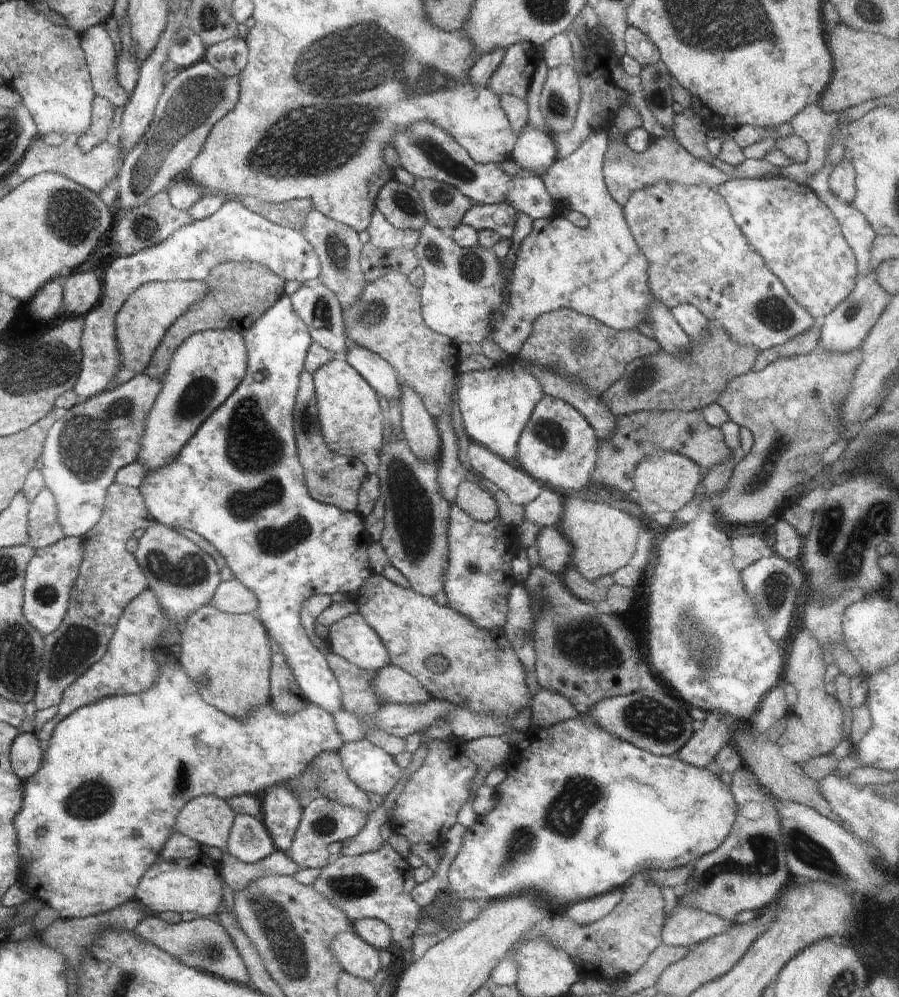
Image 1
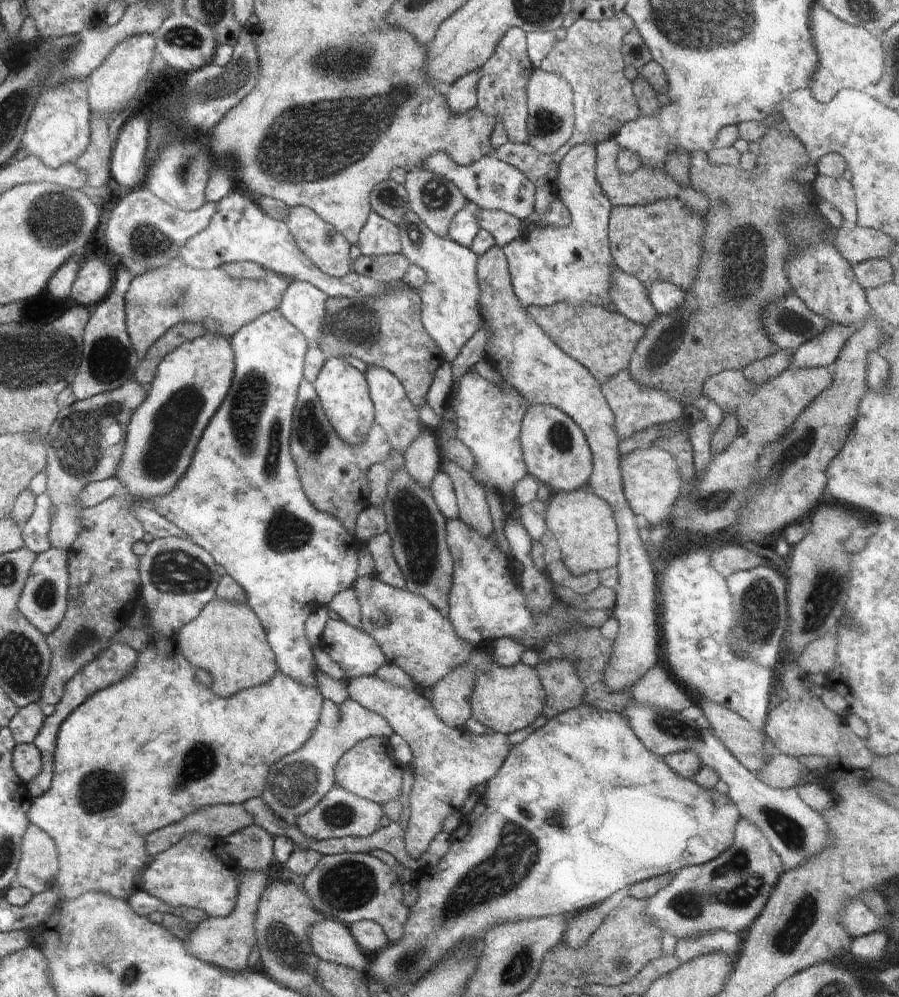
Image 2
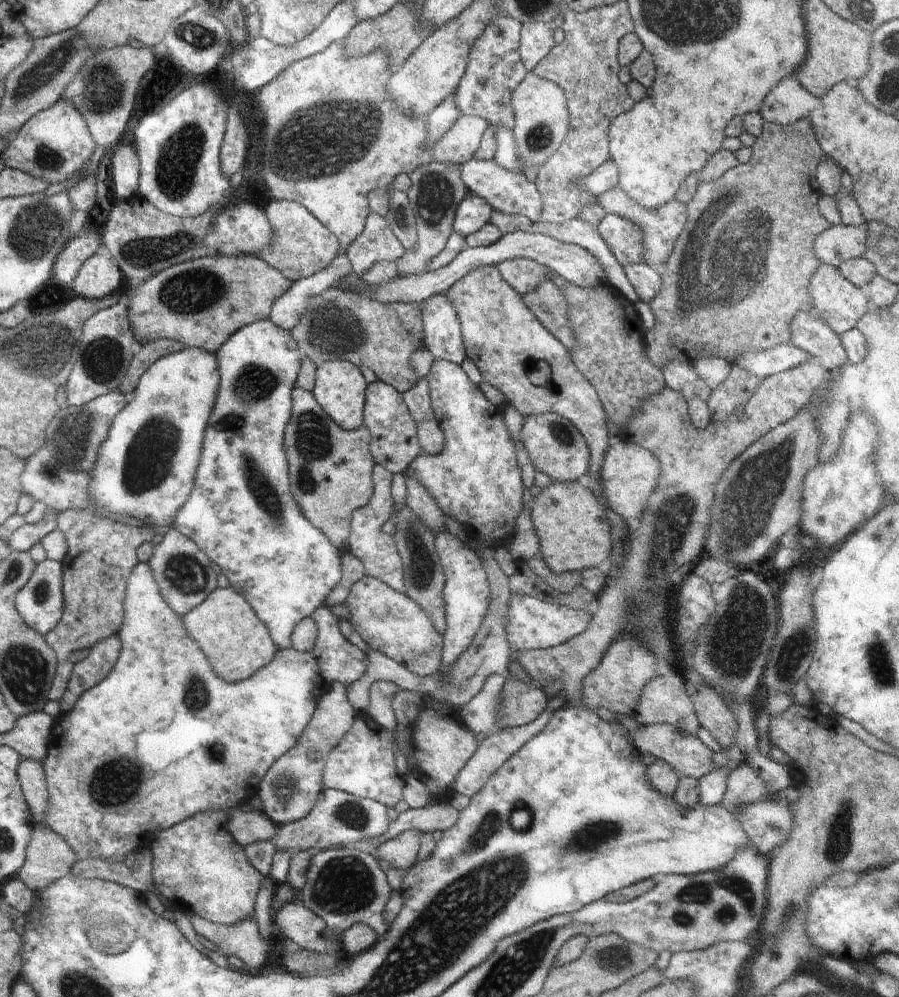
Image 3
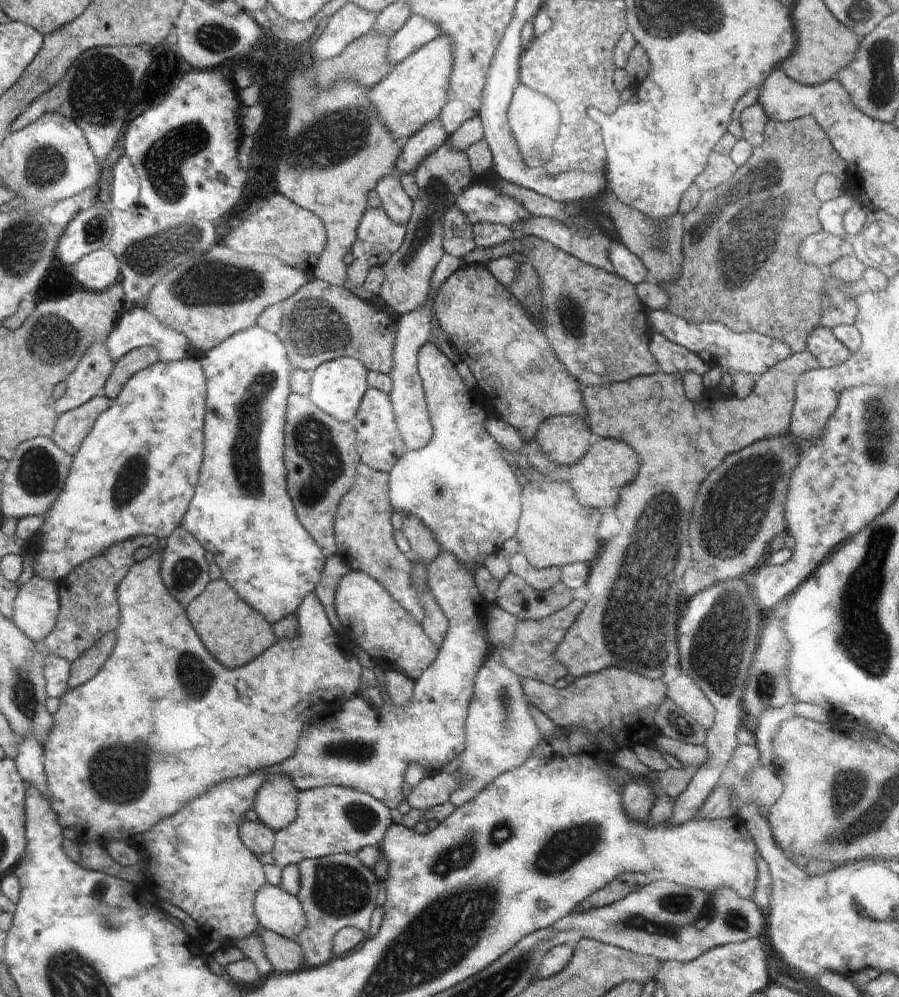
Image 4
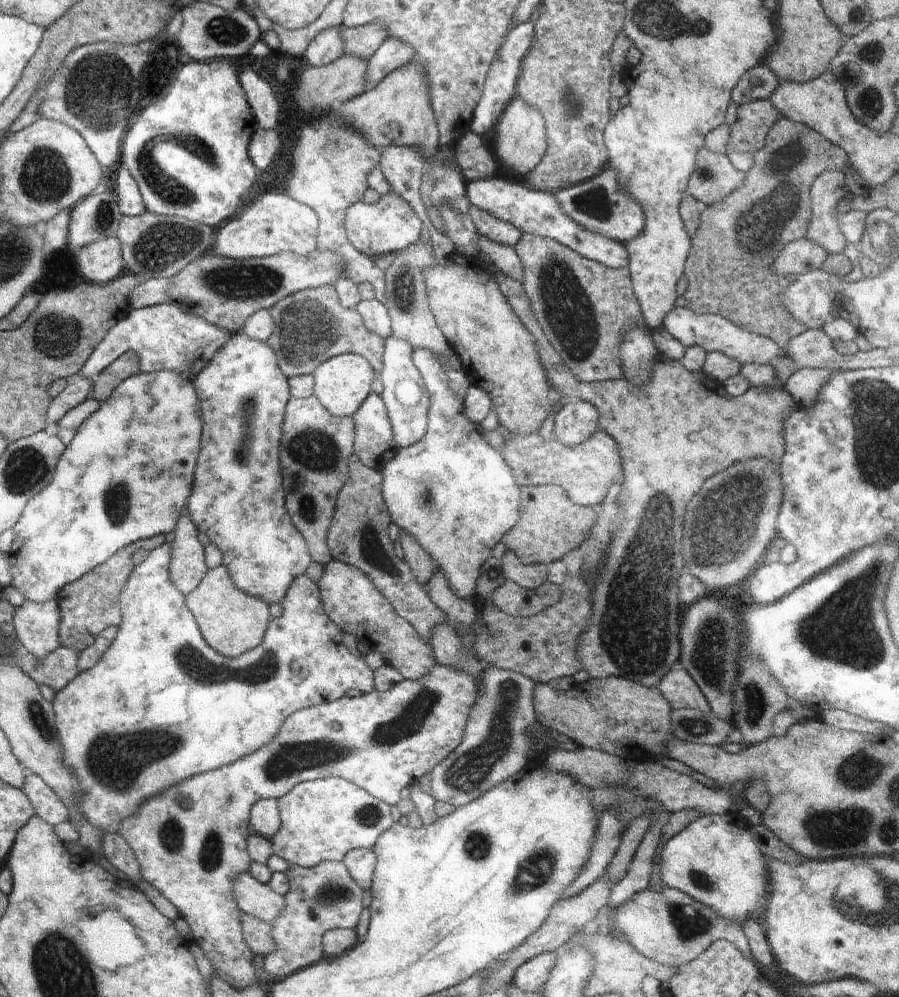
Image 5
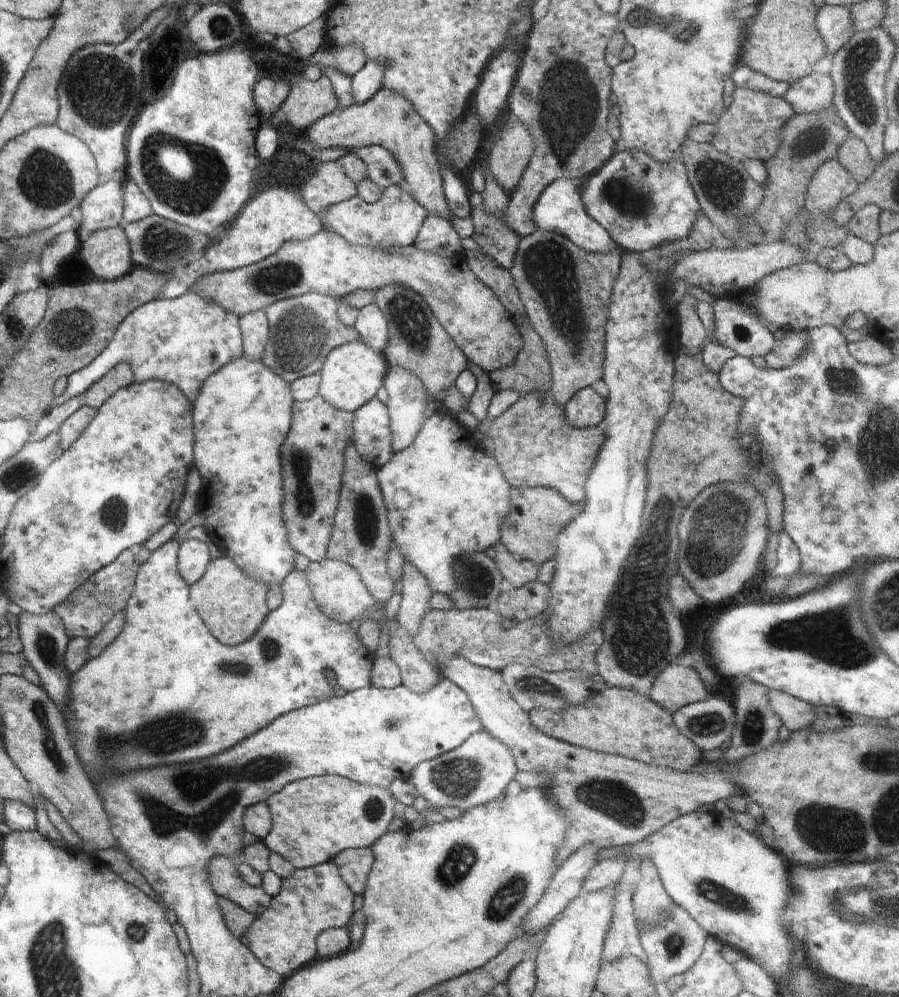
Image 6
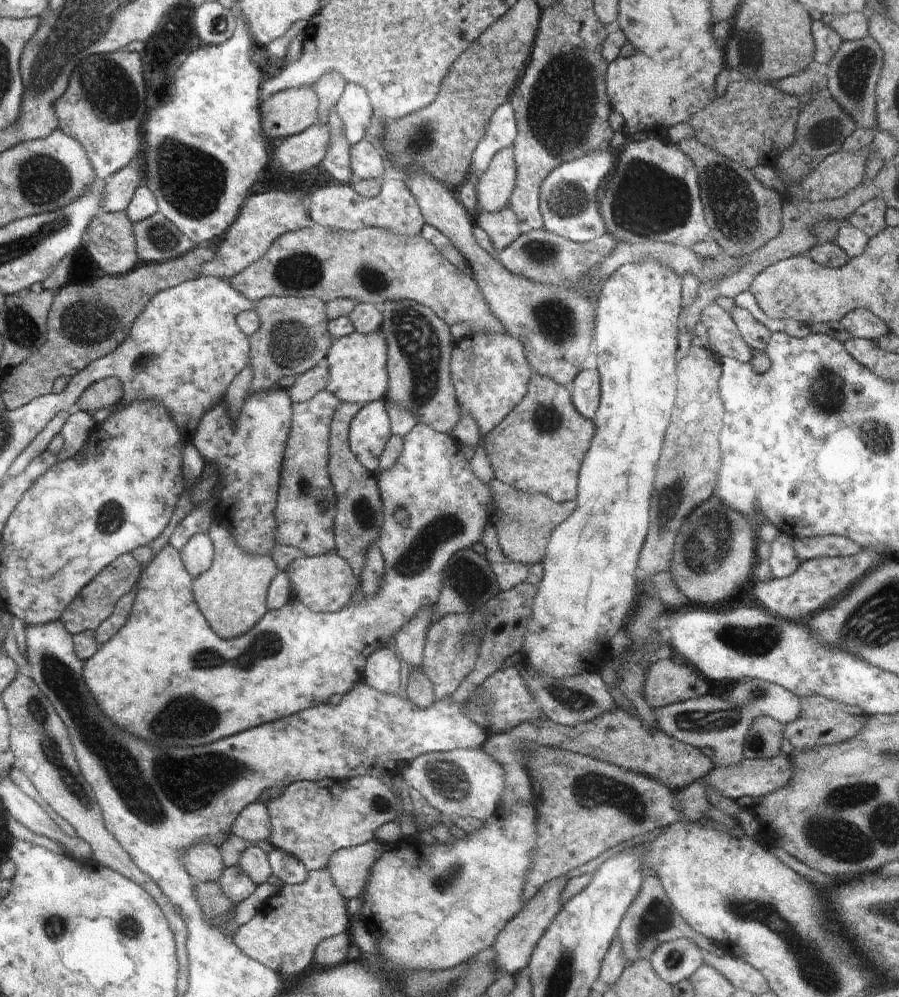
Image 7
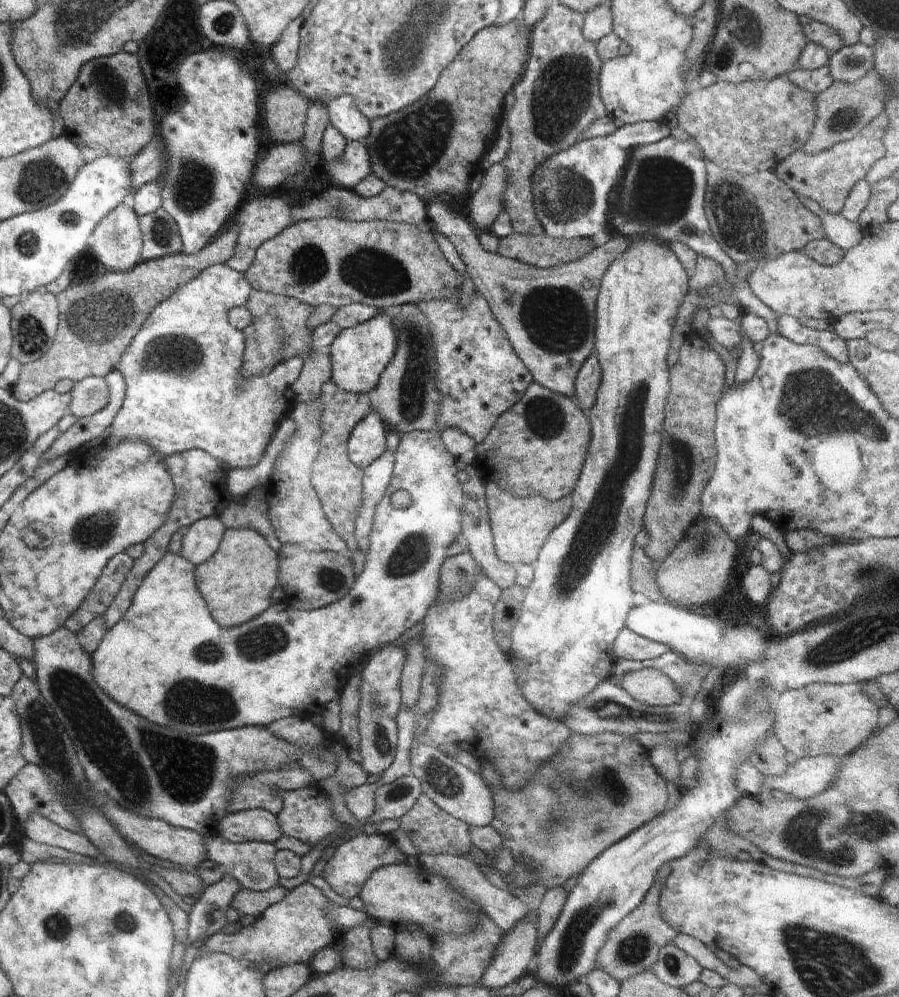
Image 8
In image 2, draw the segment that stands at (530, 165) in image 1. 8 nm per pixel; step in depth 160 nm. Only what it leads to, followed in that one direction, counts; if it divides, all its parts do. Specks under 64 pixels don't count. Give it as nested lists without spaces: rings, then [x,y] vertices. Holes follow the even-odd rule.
[[[518,27],[508,29],[497,43],[493,55],[480,68],[481,77],[477,84],[476,108],[487,117],[498,117],[504,123],[508,138],[513,143],[529,144],[526,87],[534,70],[527,55],[526,33]]]

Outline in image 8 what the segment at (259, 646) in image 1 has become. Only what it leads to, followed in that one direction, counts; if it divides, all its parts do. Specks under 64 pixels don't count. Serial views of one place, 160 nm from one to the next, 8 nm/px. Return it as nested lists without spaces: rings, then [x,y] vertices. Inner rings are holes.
[[[226,529],[218,551],[207,562],[195,568],[195,580],[210,614],[220,626],[238,627],[263,614],[272,604],[273,589],[279,585],[279,563],[277,553],[266,543],[258,532],[251,529]]]

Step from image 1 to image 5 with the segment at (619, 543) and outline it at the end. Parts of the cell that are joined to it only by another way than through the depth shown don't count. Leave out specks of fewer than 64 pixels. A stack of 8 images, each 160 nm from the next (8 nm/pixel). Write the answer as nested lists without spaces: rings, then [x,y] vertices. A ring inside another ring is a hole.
[[[544,484],[521,486],[519,517],[516,526],[509,530],[502,542],[525,564],[548,564],[561,559],[581,542],[592,522],[596,522],[596,509],[573,503],[560,485]]]

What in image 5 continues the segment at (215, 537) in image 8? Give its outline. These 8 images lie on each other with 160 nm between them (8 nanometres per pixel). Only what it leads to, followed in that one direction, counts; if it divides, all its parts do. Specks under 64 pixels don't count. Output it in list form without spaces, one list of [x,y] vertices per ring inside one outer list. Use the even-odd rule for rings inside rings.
[[[186,516],[180,518],[173,530],[174,539],[170,544],[171,561],[169,573],[173,585],[184,595],[197,589],[207,571],[205,548],[198,539],[198,532]]]

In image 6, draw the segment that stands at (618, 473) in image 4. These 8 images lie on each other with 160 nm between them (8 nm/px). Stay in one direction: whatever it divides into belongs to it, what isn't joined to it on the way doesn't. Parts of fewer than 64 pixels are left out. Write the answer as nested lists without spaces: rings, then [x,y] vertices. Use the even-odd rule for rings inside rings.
[[[534,392],[524,395],[521,399],[519,398],[512,407],[508,407],[508,410],[504,411],[504,414],[493,418],[487,428],[487,434],[489,438],[494,442],[495,448],[495,459],[497,465],[500,467],[504,478],[509,482],[510,486],[520,487],[550,487],[556,489],[568,502],[580,503],[585,502],[585,484],[592,472],[593,466],[595,465],[596,459],[598,458],[600,449],[602,448],[603,442],[606,438],[606,430],[603,425],[596,425],[595,427],[577,429],[571,427],[565,419],[565,414],[562,407],[558,407],[552,398],[546,398],[546,393]]]

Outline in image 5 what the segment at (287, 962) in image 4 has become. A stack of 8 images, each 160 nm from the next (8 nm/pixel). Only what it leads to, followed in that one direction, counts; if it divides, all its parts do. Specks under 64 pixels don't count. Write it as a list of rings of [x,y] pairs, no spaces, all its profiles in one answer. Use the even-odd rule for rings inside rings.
[[[244,913],[241,918],[244,940],[253,954],[267,957],[275,950],[276,943],[271,935],[271,924]]]

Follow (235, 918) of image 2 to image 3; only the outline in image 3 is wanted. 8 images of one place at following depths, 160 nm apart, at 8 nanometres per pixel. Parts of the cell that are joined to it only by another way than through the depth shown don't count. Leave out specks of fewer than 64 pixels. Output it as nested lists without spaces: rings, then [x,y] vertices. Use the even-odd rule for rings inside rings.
[[[189,915],[191,926],[198,936],[210,940],[222,956],[236,956],[246,964],[246,970],[261,972],[267,962],[267,944],[260,936],[255,916],[223,925]]]

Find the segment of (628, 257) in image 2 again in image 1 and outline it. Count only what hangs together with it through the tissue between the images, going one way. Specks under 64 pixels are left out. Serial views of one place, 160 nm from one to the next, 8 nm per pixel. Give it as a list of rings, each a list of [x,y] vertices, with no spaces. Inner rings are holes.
[[[660,181],[653,185],[645,186],[644,188],[635,190],[628,199],[628,202],[623,206],[624,218],[627,222],[627,227],[630,229],[638,248],[641,250],[643,257],[647,260],[647,275],[649,289],[652,294],[659,300],[660,303],[666,305],[669,309],[677,307],[681,304],[689,304],[695,306],[709,321],[718,324],[724,329],[734,342],[743,345],[755,346],[758,350],[769,349],[770,347],[780,346],[787,343],[791,338],[798,336],[805,330],[811,329],[814,325],[820,326],[819,319],[812,318],[803,306],[798,304],[797,300],[788,294],[786,287],[780,282],[780,279],[766,266],[765,260],[751,247],[747,241],[742,229],[736,224],[732,218],[729,206],[724,202],[719,193],[719,186],[701,185],[683,185],[677,182]]]

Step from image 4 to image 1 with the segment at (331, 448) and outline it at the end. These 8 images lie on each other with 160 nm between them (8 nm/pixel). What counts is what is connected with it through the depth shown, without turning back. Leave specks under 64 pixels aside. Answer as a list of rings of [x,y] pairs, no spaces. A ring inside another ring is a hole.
[[[302,371],[299,376],[299,387],[295,404],[294,436],[300,464],[304,469],[305,483],[313,499],[334,505],[340,510],[357,512],[359,488],[367,477],[366,465],[357,458],[336,454],[326,444],[317,415],[317,398],[313,376],[308,371]]]

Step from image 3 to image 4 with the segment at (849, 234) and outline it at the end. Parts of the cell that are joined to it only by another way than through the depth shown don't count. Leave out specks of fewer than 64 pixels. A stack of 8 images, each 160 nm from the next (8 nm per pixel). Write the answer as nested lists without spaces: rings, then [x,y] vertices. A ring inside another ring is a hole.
[[[820,230],[807,236],[799,246],[799,257],[807,266],[830,266],[840,257],[853,254],[852,236],[846,233],[840,238],[831,232]]]

